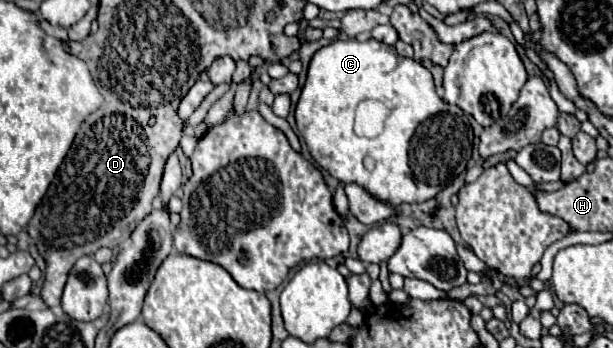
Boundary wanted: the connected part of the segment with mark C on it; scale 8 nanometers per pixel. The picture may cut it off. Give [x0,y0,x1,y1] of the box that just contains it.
[295,40,471,206]

